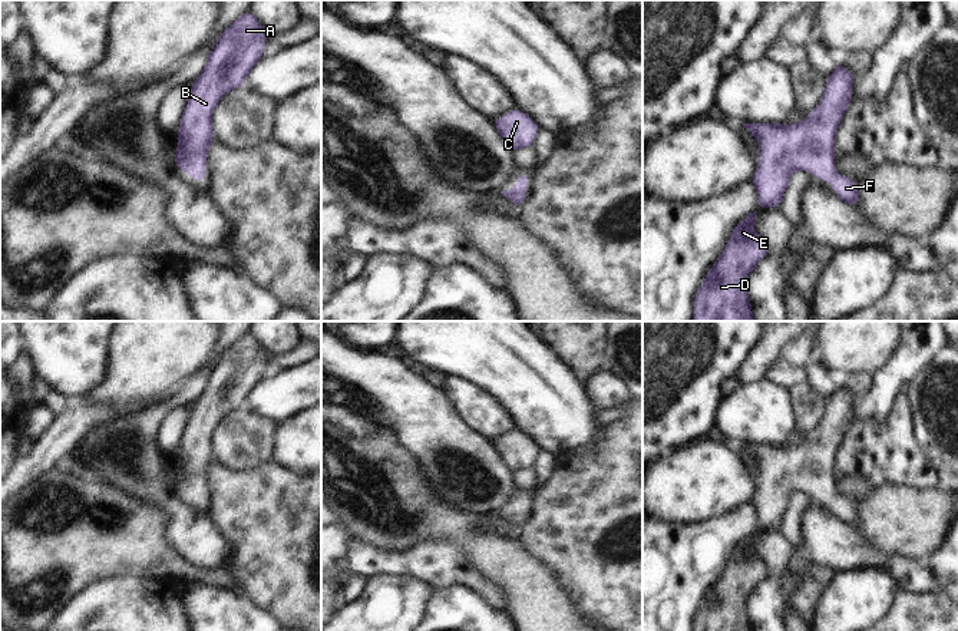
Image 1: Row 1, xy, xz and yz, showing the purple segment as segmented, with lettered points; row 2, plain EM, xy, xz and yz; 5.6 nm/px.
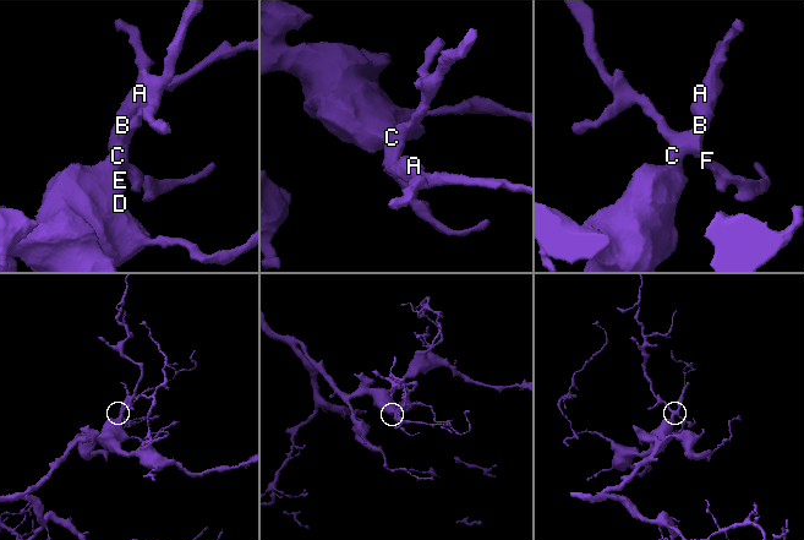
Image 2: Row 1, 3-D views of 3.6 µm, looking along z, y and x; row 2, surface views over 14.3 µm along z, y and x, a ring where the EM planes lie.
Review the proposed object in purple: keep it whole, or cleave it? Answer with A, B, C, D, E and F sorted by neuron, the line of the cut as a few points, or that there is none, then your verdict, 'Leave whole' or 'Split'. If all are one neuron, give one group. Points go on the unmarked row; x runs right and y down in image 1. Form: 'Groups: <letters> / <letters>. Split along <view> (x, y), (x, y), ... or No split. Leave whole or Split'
Groups: A B C D E F. No split. Leave whole.

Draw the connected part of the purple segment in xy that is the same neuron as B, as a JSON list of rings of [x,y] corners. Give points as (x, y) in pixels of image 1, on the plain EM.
[[[247,331],[218,359],[207,386],[192,403],[186,429],[178,446],[178,463],[174,485],[192,500],[207,498],[208,472],[214,463],[212,435],[217,424],[238,407],[264,377],[270,354]]]

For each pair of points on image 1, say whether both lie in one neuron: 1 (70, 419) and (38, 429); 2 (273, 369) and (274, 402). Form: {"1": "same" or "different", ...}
{"1": "different", "2": "different"}

